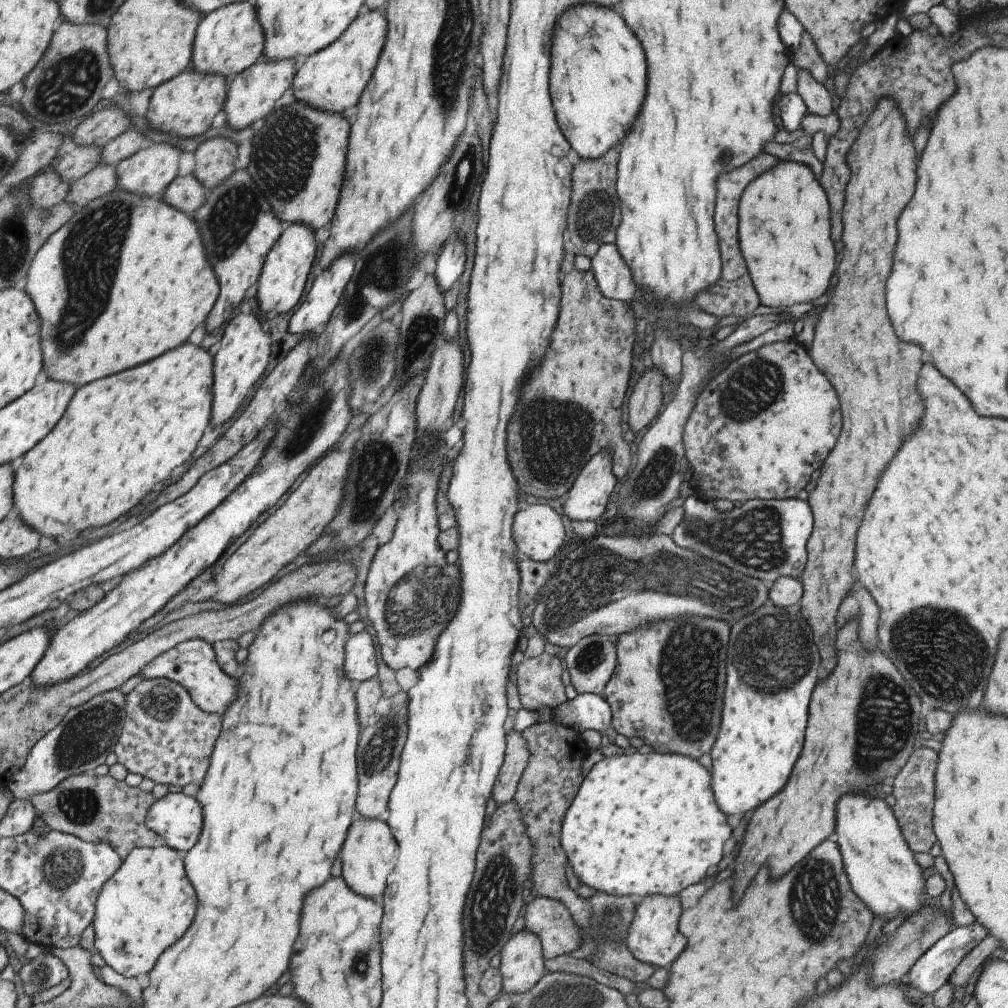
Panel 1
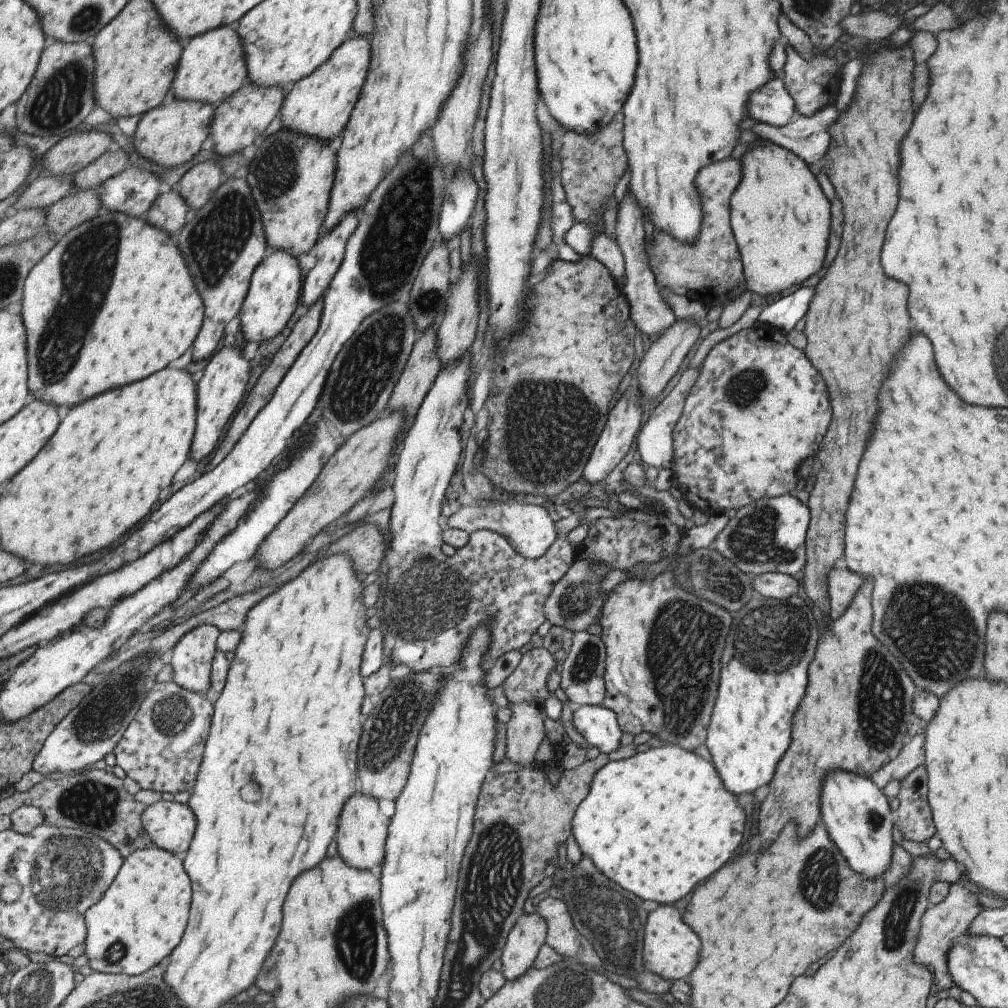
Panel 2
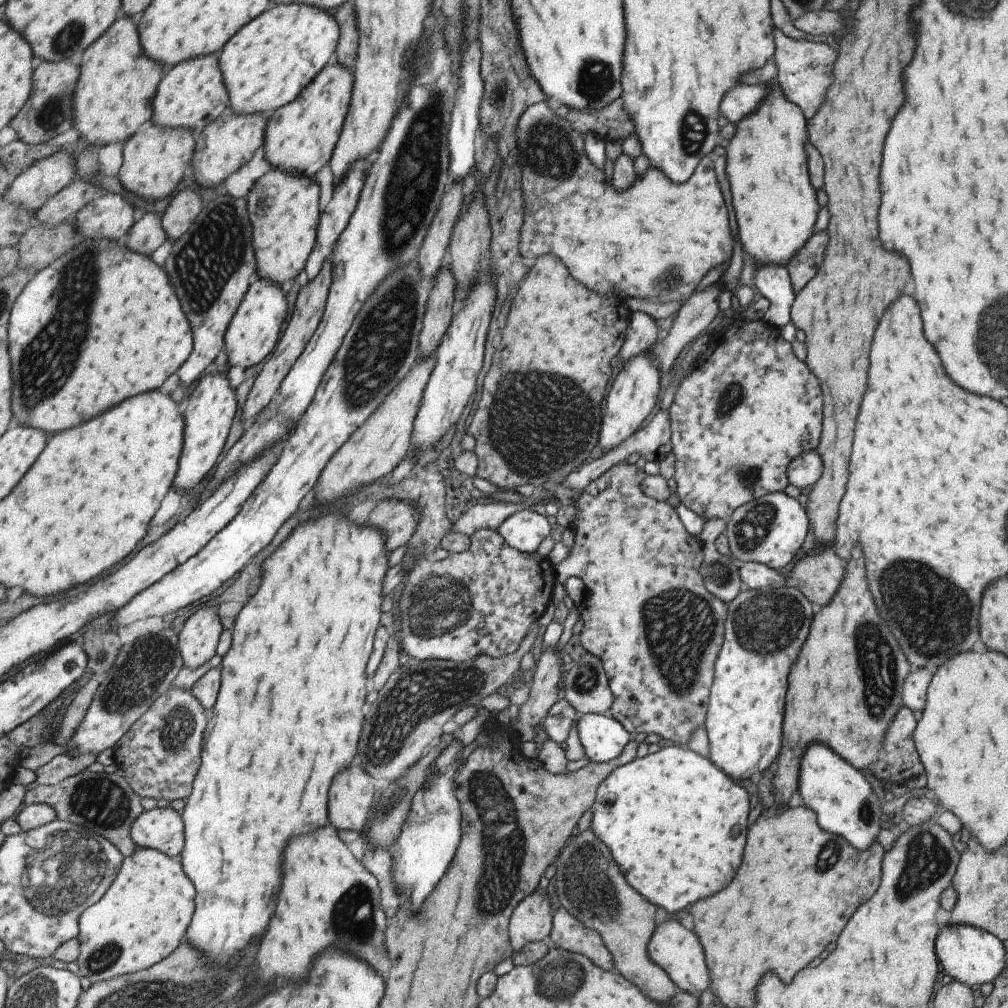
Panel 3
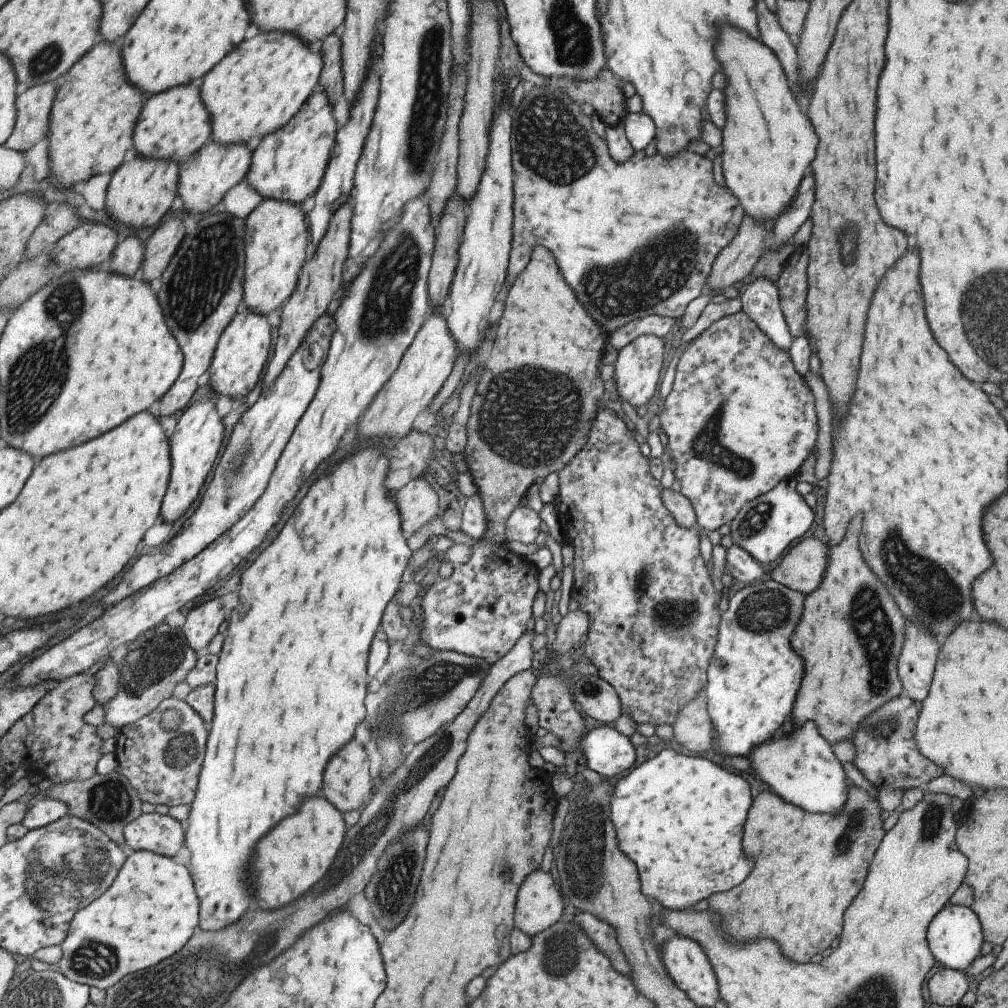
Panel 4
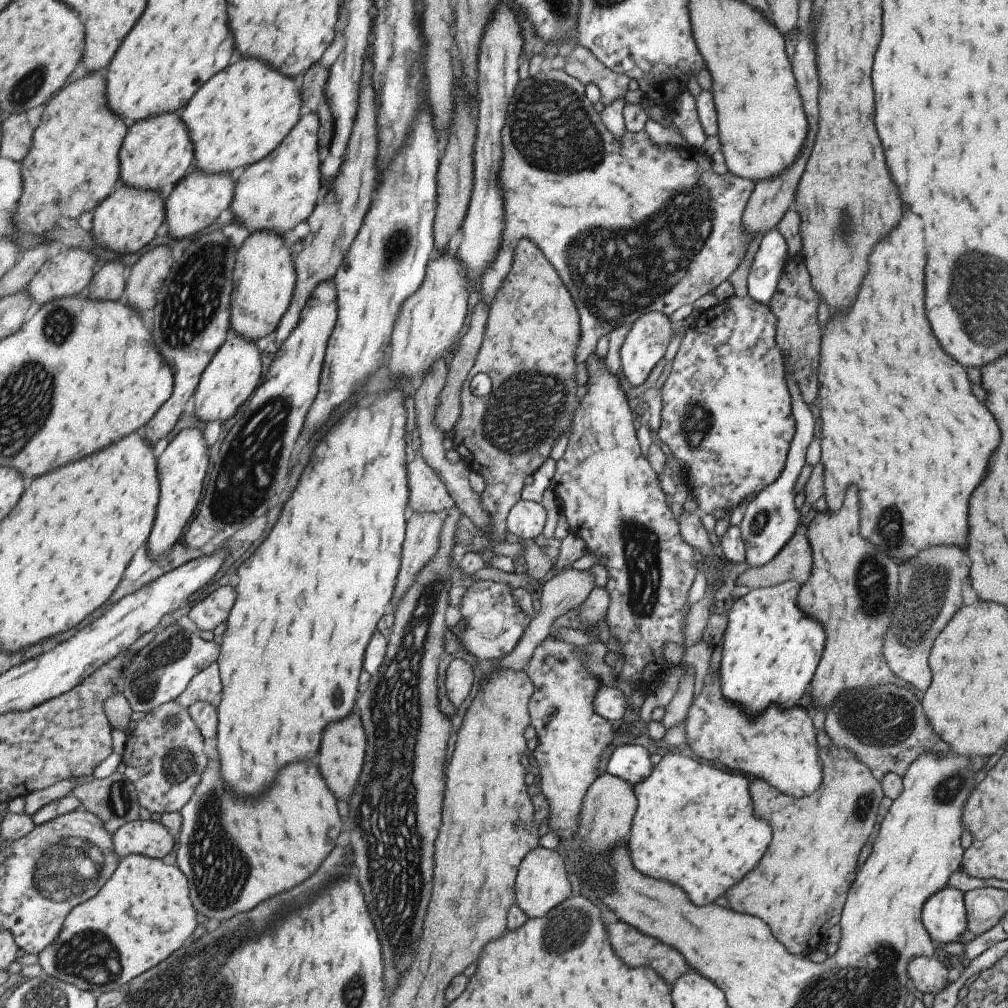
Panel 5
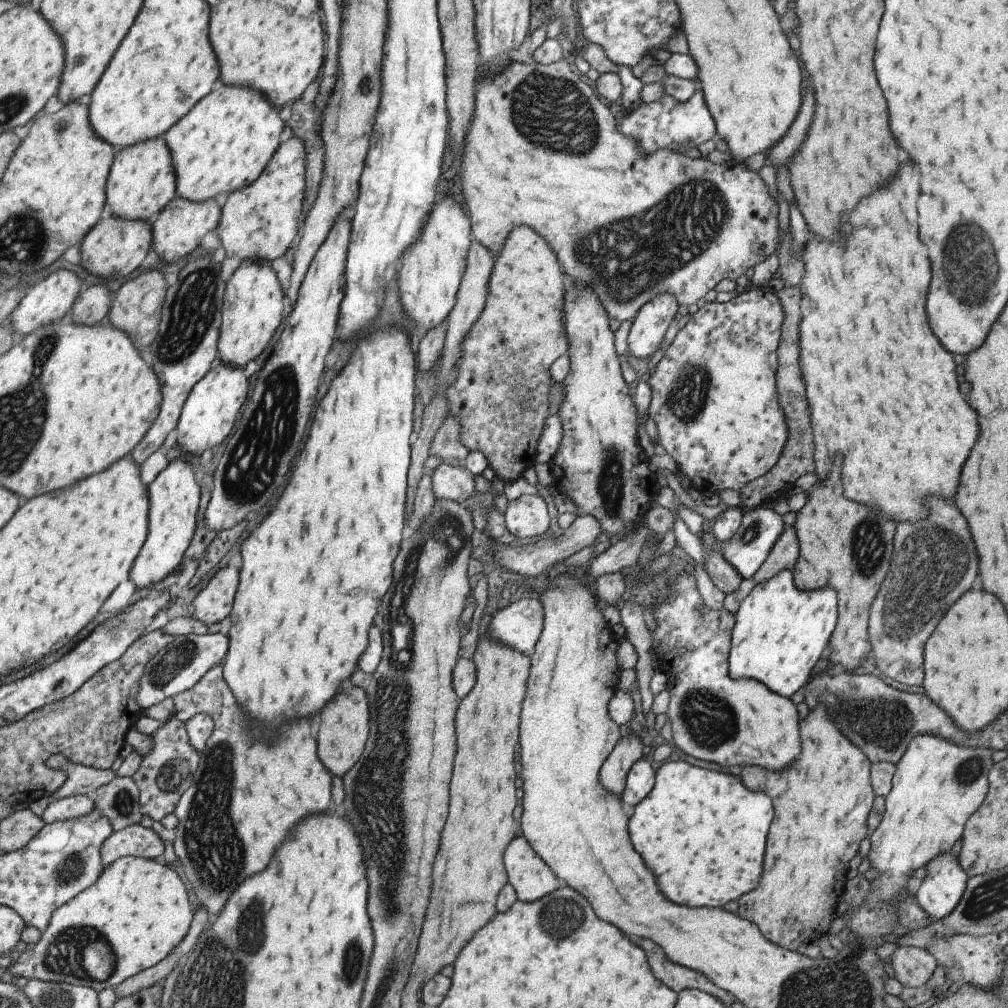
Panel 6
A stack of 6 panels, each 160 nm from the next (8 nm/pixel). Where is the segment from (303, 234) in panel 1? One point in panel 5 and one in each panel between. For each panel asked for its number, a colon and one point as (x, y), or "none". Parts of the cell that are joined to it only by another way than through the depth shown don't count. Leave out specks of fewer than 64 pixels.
2: (275, 290)
3: (256, 330)
4: (243, 352)
5: (235, 372)

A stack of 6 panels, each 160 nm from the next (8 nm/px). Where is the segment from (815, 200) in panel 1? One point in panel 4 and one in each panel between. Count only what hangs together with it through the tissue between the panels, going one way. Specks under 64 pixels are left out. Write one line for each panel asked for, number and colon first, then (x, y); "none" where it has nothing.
2: (779, 217)
3: (775, 208)
4: (766, 144)

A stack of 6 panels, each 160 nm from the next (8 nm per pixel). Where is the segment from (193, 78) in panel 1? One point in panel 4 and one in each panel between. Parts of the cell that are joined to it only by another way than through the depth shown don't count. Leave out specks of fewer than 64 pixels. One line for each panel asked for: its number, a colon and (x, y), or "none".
2: (170, 135)
3: (155, 160)
4: (142, 191)

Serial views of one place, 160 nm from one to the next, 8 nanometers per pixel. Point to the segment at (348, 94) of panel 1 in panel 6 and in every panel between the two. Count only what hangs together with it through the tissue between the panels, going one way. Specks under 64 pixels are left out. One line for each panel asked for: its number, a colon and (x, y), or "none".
2: (320, 105)
3: (300, 139)
4: (290, 165)
5: (278, 193)
6: (260, 221)

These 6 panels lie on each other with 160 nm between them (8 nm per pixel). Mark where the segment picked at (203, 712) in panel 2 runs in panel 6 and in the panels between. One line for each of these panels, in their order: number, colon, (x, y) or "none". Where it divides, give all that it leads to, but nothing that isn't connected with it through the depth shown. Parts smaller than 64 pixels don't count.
3: (161, 755)
4: (165, 767)
5: (165, 763)
6: (166, 773)

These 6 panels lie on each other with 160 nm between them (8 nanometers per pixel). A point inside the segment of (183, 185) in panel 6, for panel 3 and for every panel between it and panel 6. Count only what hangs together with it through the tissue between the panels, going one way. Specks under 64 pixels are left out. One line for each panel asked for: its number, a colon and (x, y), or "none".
3: (273, 59)
4: (258, 88)
5: (243, 114)

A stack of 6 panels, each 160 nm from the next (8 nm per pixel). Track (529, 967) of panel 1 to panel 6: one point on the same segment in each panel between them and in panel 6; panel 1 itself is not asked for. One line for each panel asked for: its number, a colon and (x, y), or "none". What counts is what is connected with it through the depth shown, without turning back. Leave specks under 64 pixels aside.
2: (522, 944)
3: (531, 920)
4: (539, 904)
5: (541, 884)
6: (531, 878)

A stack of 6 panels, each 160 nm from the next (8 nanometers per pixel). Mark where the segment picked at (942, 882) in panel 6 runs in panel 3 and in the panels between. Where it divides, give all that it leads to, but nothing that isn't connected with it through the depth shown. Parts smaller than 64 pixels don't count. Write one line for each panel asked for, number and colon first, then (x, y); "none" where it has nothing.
3: (970, 955)
4: (954, 934)
5: (943, 915)

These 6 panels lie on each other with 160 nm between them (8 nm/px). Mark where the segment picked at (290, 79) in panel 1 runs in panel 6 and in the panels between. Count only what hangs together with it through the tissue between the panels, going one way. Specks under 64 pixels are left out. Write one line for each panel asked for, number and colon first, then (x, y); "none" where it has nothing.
2: (241, 121)
3: (224, 146)
4: (205, 180)
5: (195, 203)
6: (179, 230)

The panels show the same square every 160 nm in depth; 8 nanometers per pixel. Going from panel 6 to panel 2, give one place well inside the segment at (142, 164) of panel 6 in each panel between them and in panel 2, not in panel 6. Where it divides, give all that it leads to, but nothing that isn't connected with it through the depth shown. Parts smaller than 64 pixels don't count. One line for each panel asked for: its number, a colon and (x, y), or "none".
2: (214, 66)
3: (194, 93)
4: (174, 126)
5: (158, 153)

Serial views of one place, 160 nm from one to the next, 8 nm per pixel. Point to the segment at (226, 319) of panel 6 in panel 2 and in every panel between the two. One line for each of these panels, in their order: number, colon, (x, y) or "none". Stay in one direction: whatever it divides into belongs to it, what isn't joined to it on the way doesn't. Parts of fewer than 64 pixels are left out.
2: (292, 175)
3: (284, 209)
4: (276, 234)
5: (265, 278)

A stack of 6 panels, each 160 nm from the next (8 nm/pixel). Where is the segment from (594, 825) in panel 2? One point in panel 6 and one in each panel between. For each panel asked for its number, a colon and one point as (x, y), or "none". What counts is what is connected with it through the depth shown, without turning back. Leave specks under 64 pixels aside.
3: (675, 824)
4: (679, 818)
5: (693, 825)
6: (702, 834)

